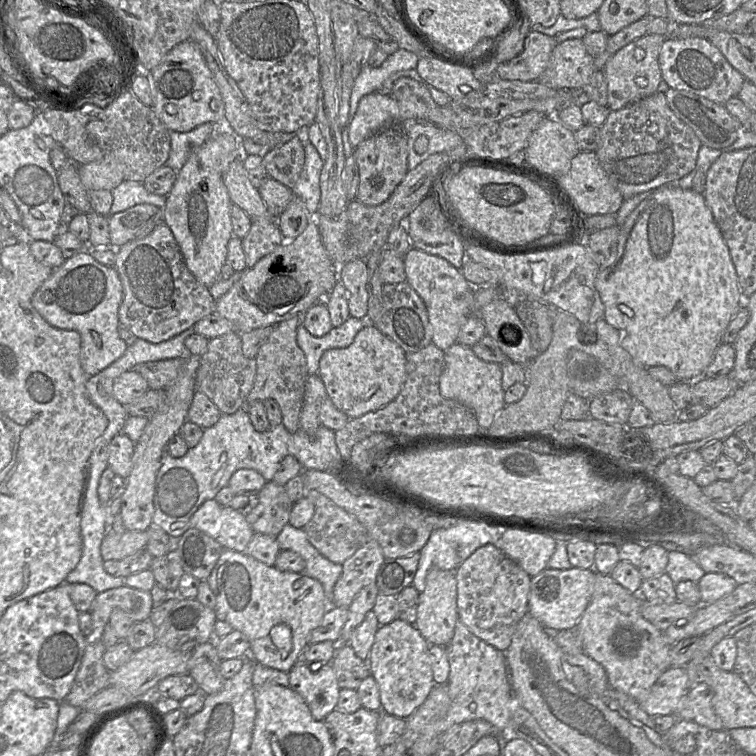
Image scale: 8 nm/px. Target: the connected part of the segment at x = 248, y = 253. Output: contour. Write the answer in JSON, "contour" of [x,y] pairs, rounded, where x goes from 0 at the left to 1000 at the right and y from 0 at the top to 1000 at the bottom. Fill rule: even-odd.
{"contour":[[[332,288],[332,302],[320,325],[325,340],[325,354],[335,353],[341,344],[362,332],[374,321],[366,290]]]}

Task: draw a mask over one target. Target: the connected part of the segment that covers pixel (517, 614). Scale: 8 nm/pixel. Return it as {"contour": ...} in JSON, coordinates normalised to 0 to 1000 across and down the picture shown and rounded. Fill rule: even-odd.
{"contour":[[[653,720],[632,725],[601,757],[607,820],[620,835],[667,864],[687,821],[698,811],[702,763]]]}

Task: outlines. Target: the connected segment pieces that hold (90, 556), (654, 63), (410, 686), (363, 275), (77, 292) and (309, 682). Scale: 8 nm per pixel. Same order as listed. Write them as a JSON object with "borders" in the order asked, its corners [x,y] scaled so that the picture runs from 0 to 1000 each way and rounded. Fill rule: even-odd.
{"borders":[[[[122,630],[118,632],[107,676],[107,738],[101,750],[89,761],[86,771],[112,771],[119,774],[128,784],[134,784],[163,775],[165,771],[161,762],[148,762],[136,751],[138,741],[134,734],[134,720],[140,706],[140,671],[134,667],[130,659],[128,646],[123,646],[123,649],[120,649],[120,632]]],[[[856,45],[817,66],[800,85],[798,93],[803,107],[807,147],[819,146],[835,136],[869,122],[876,107],[872,67],[882,46]]],[[[525,817],[513,825],[503,827],[485,878],[501,911],[504,940],[538,951],[562,927],[575,906],[567,854],[548,825]]],[[[468,343],[448,354],[448,370],[459,384],[463,418],[483,423],[487,411],[487,360],[481,344]]],[[[115,323],[70,357],[45,388],[42,403],[67,431],[106,442],[107,484],[114,496],[122,497],[156,476],[169,459],[156,439],[161,396],[163,380],[153,354],[130,347]]],[[[397,874],[381,894],[382,909],[402,923],[419,954],[427,954],[444,938],[450,910],[437,877]]]]}

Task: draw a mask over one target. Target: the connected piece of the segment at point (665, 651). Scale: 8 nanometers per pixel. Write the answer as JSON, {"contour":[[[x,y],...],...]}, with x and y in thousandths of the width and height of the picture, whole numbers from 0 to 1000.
{"contour":[[[788,758],[780,798],[759,831],[769,840],[771,864],[799,884],[807,907],[829,918],[840,927],[852,923],[874,892],[888,881],[886,860],[889,853],[881,847],[876,835],[849,815],[847,788],[841,790],[833,784],[807,761]]]}

